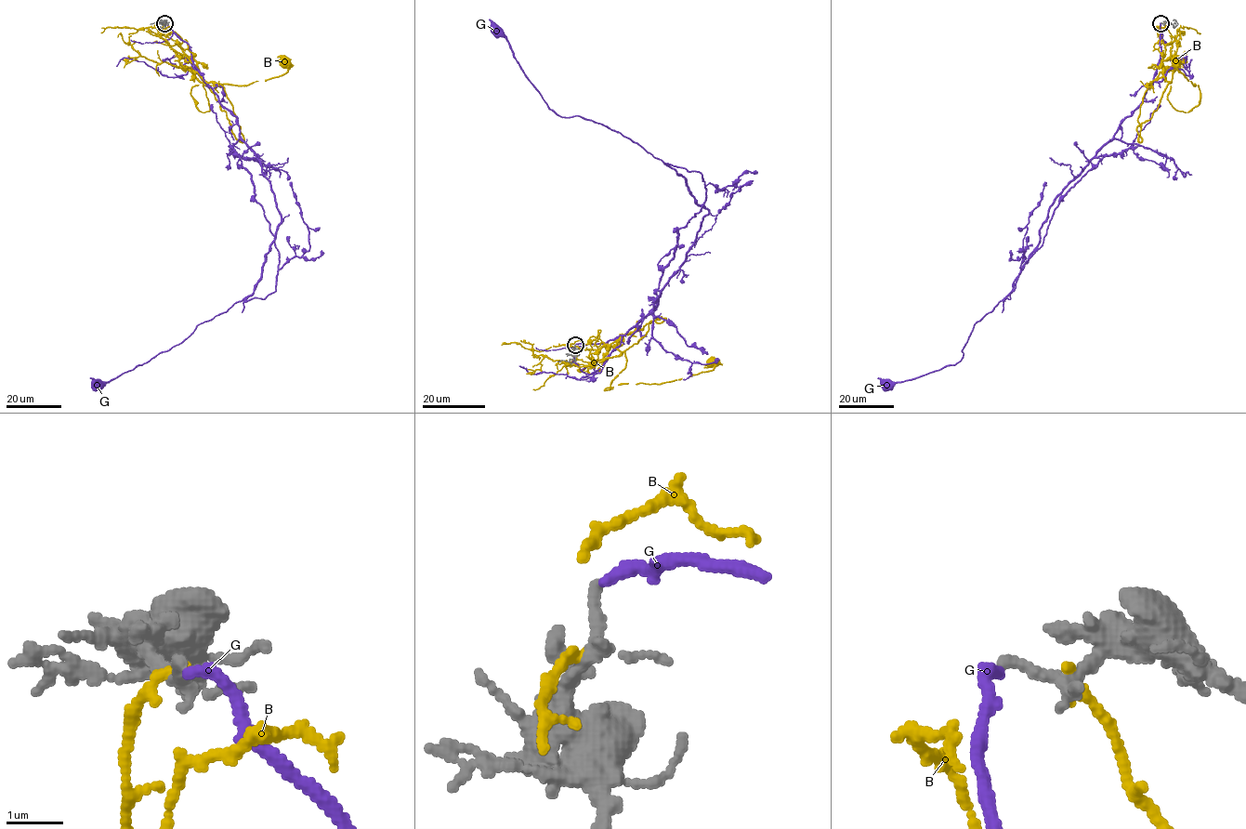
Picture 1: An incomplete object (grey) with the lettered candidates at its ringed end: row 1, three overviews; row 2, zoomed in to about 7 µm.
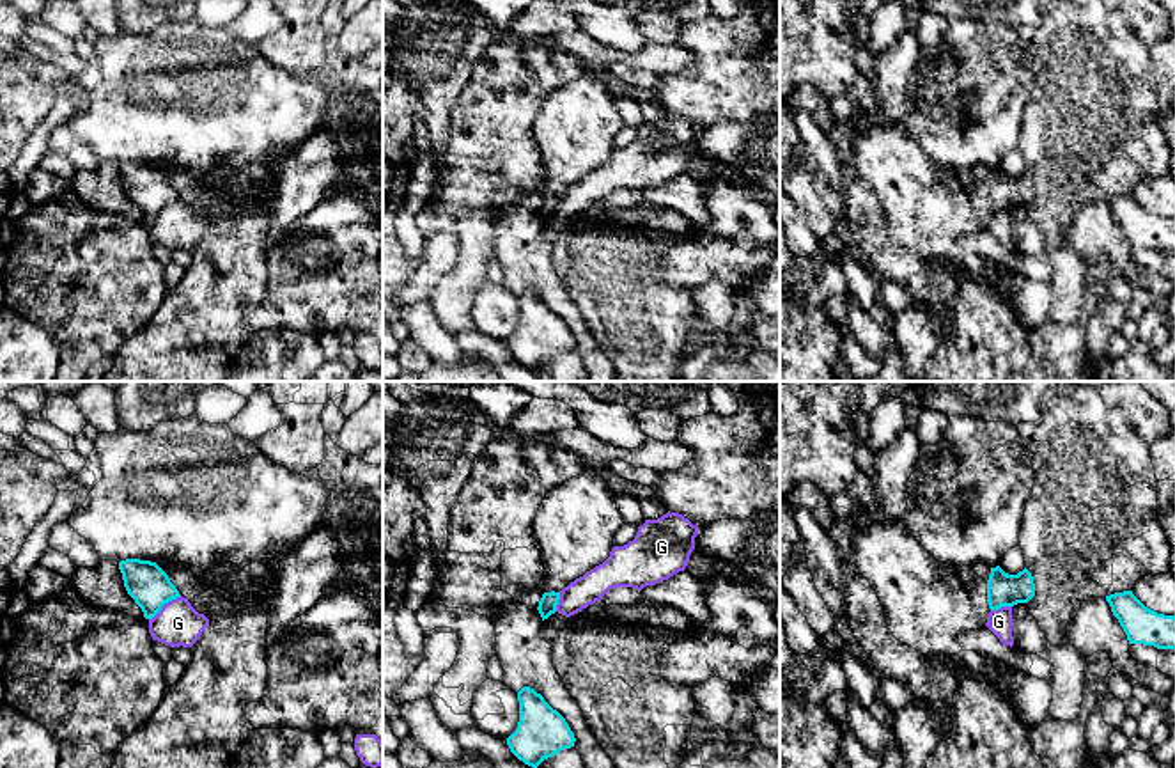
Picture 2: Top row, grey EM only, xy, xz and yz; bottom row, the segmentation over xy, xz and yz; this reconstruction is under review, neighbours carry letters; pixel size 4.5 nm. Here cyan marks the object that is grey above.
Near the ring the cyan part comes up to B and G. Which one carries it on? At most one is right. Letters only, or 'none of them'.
none of them

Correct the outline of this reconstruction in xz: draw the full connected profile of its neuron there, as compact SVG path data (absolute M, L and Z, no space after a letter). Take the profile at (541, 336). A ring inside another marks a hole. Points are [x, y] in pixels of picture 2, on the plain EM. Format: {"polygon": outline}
{"polygon": "M530 289L517 294L519 325L507 341L510 355L532 369L539 381L544 381L537 369L564 351L574 349L574 335L565 321L553 312L541 296Z"}

